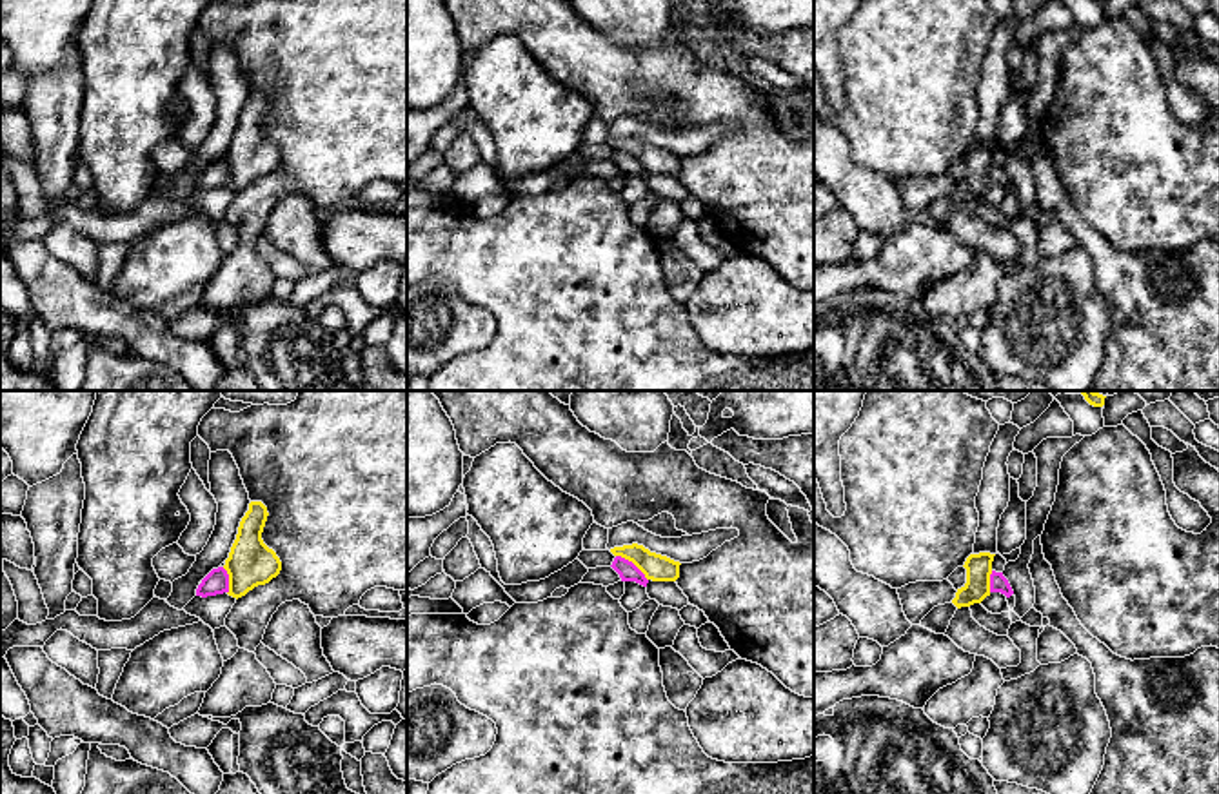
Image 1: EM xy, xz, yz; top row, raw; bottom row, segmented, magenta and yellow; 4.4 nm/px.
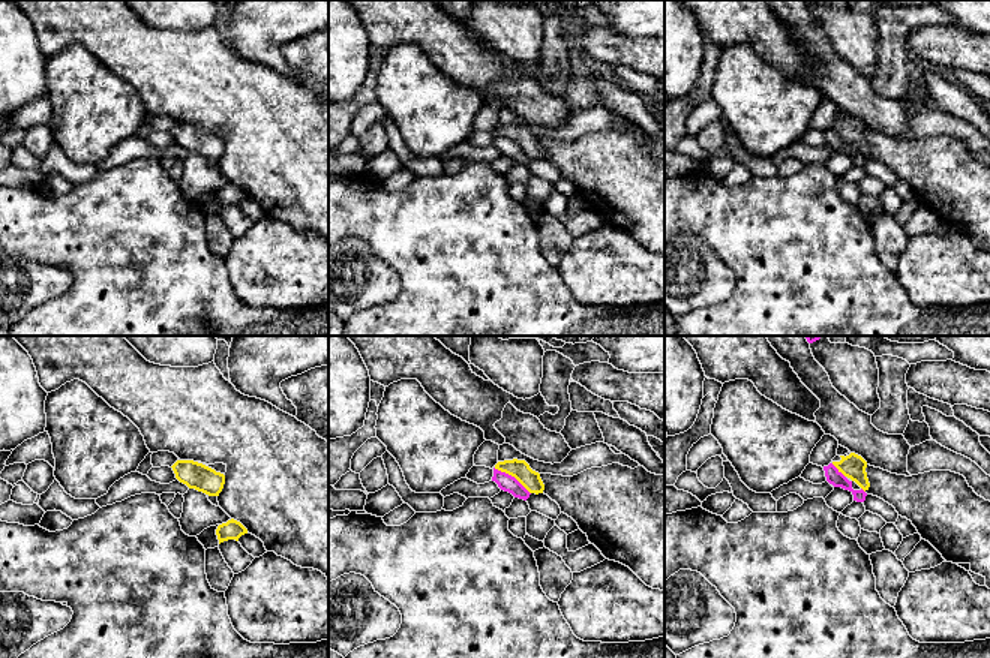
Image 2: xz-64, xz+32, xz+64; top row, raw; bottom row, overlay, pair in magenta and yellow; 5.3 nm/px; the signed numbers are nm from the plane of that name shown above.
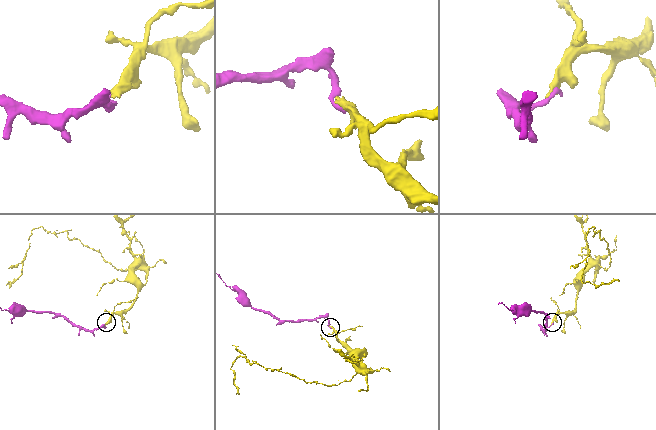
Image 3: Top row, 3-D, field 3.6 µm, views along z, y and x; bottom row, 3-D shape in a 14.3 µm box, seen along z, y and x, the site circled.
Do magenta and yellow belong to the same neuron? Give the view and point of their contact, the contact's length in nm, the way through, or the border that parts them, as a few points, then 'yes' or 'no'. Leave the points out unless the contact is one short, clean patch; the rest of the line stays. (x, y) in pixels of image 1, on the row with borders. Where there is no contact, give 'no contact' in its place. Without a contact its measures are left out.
xz (633, 564) | 180 nm | along xz (616, 555), (629, 560), (647, 580) | no

